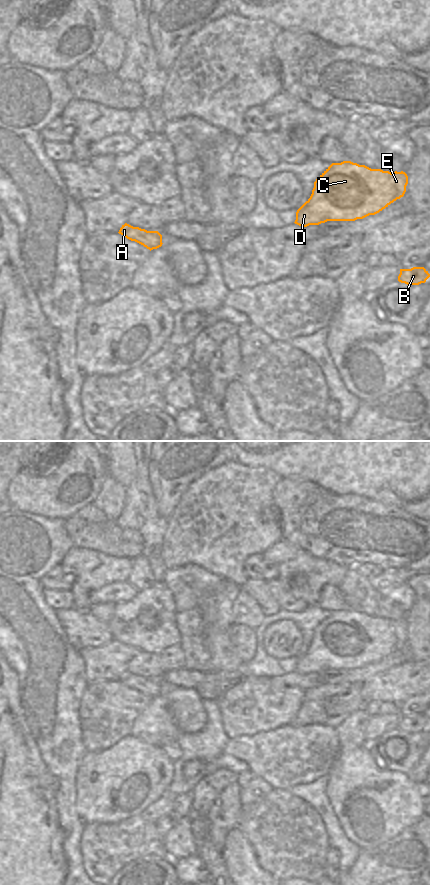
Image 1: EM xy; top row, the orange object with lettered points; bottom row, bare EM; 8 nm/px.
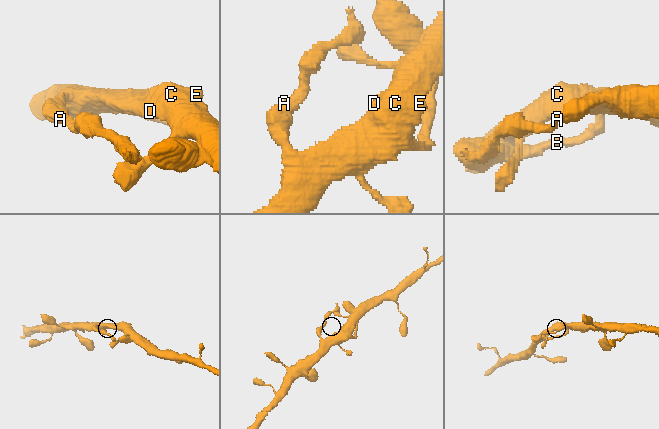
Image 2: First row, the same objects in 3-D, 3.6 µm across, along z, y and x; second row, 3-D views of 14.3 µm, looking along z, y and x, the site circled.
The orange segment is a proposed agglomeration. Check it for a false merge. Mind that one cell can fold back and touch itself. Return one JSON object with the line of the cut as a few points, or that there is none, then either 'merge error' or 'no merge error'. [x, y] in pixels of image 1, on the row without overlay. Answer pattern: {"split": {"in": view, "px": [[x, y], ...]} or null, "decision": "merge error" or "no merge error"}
{"split": null, "decision": "no merge error"}

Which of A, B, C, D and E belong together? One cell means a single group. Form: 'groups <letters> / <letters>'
groups A B C D E

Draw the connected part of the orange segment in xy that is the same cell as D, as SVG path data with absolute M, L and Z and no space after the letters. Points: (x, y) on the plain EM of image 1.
M351 609L332 611L314 630L310 646L297 658L295 672L301 675L327 669L355 669L375 663L400 647L406 640L405 620L371 617Z

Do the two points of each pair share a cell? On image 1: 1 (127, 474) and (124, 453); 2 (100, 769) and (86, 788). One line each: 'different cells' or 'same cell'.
1: same cell
2: same cell

